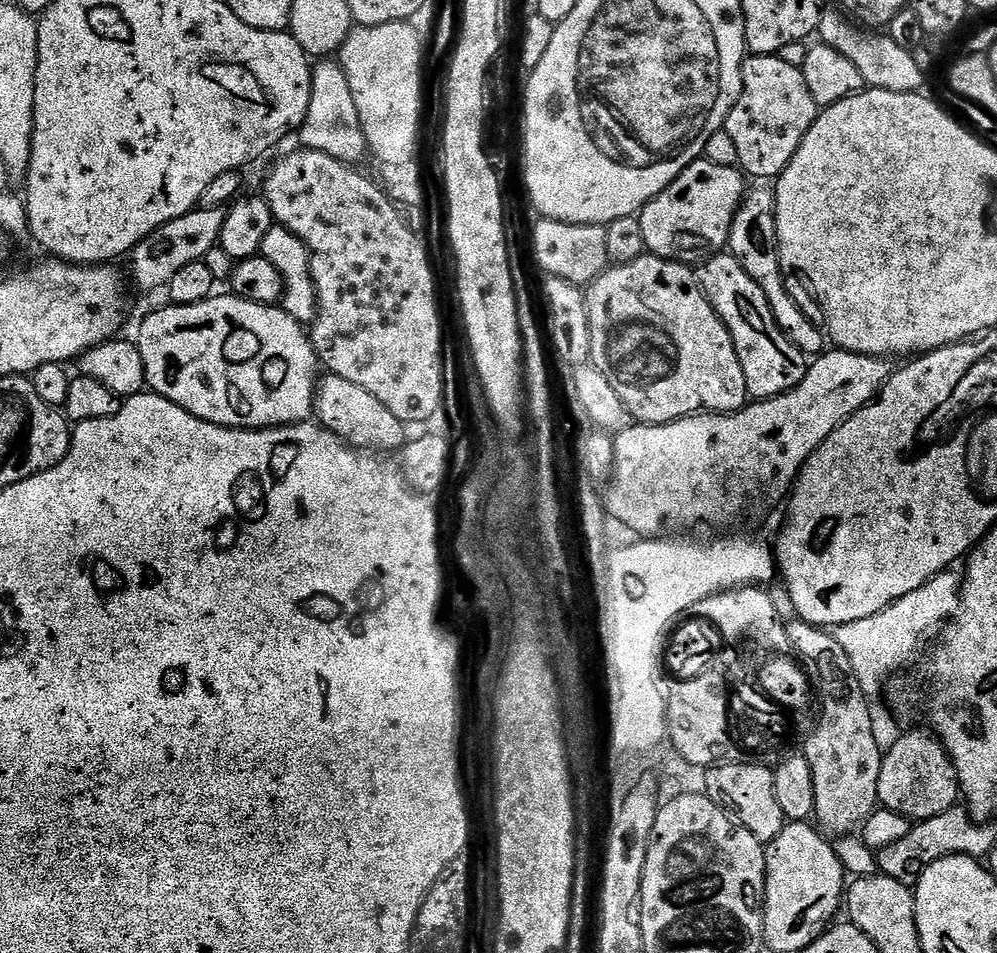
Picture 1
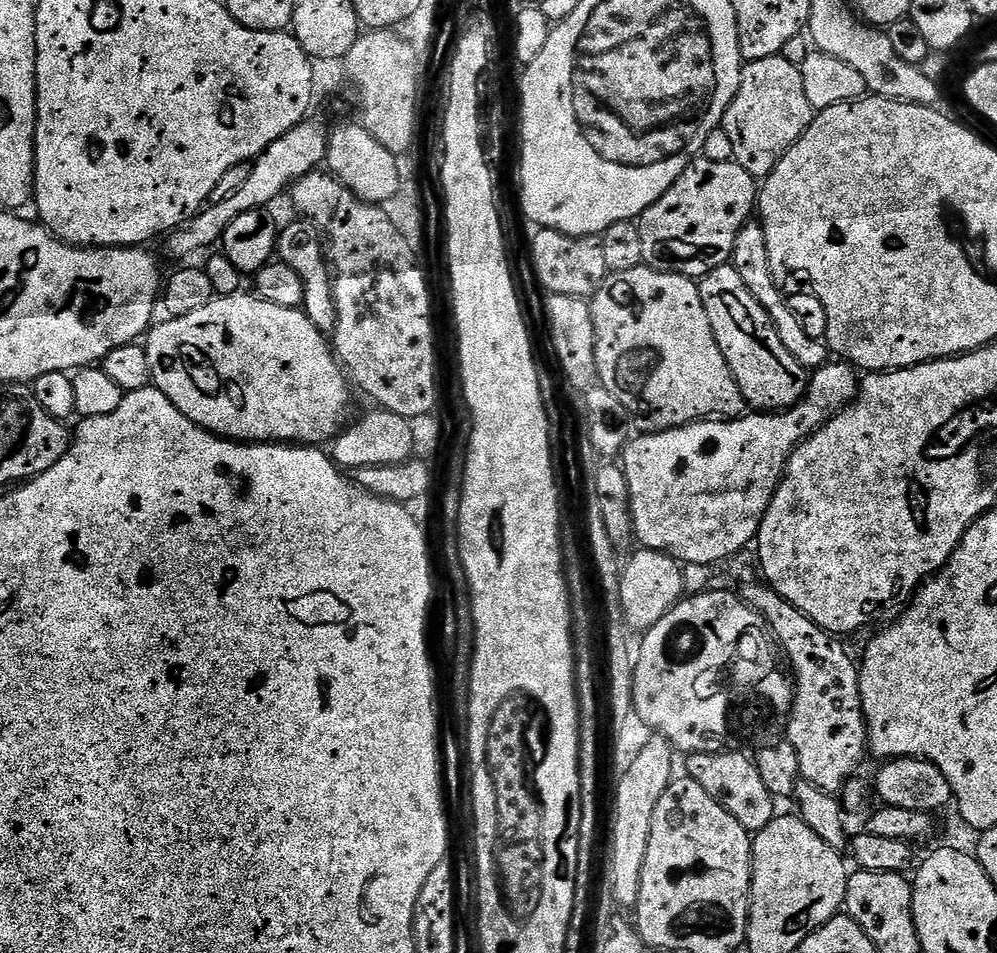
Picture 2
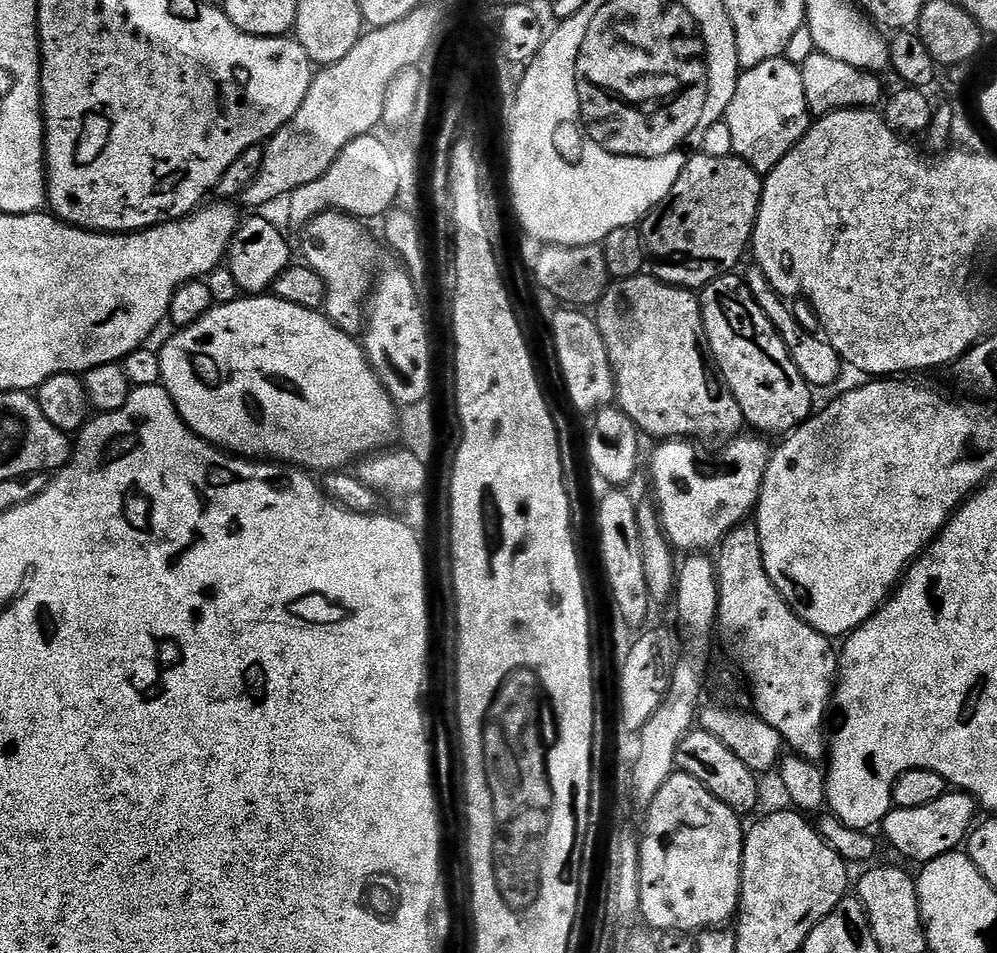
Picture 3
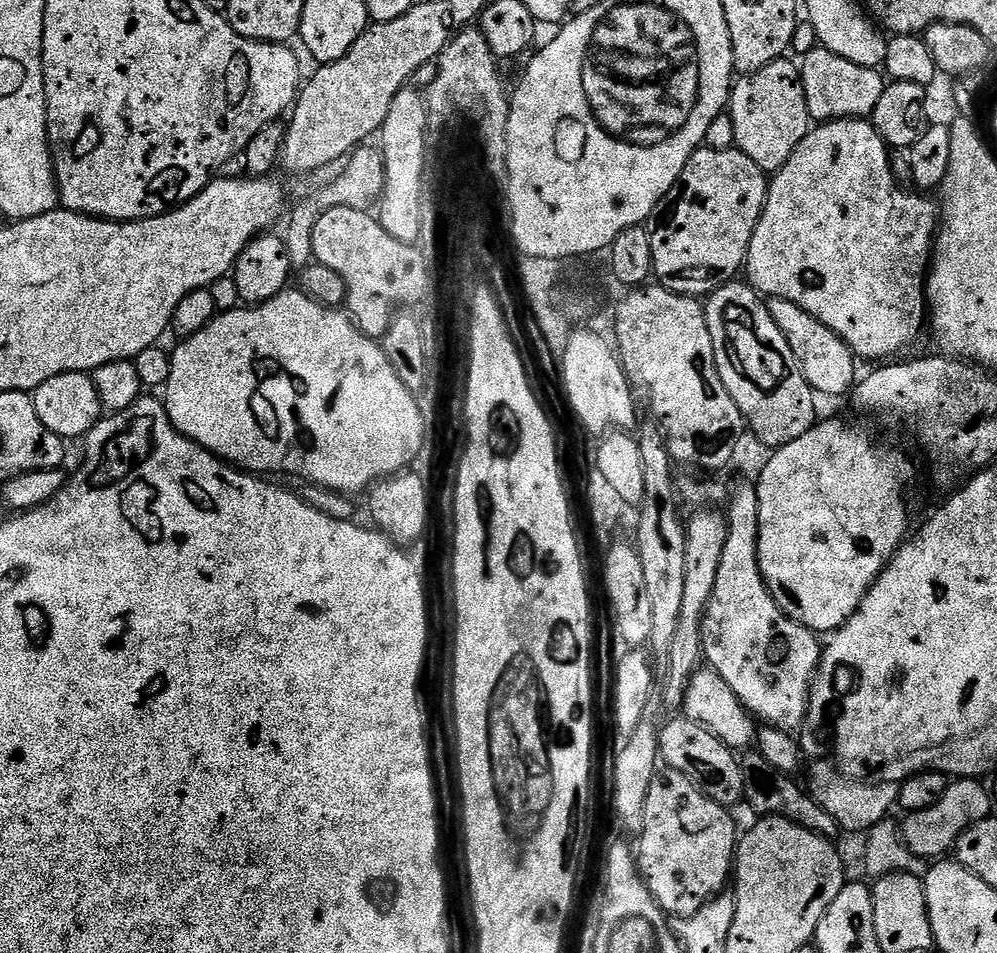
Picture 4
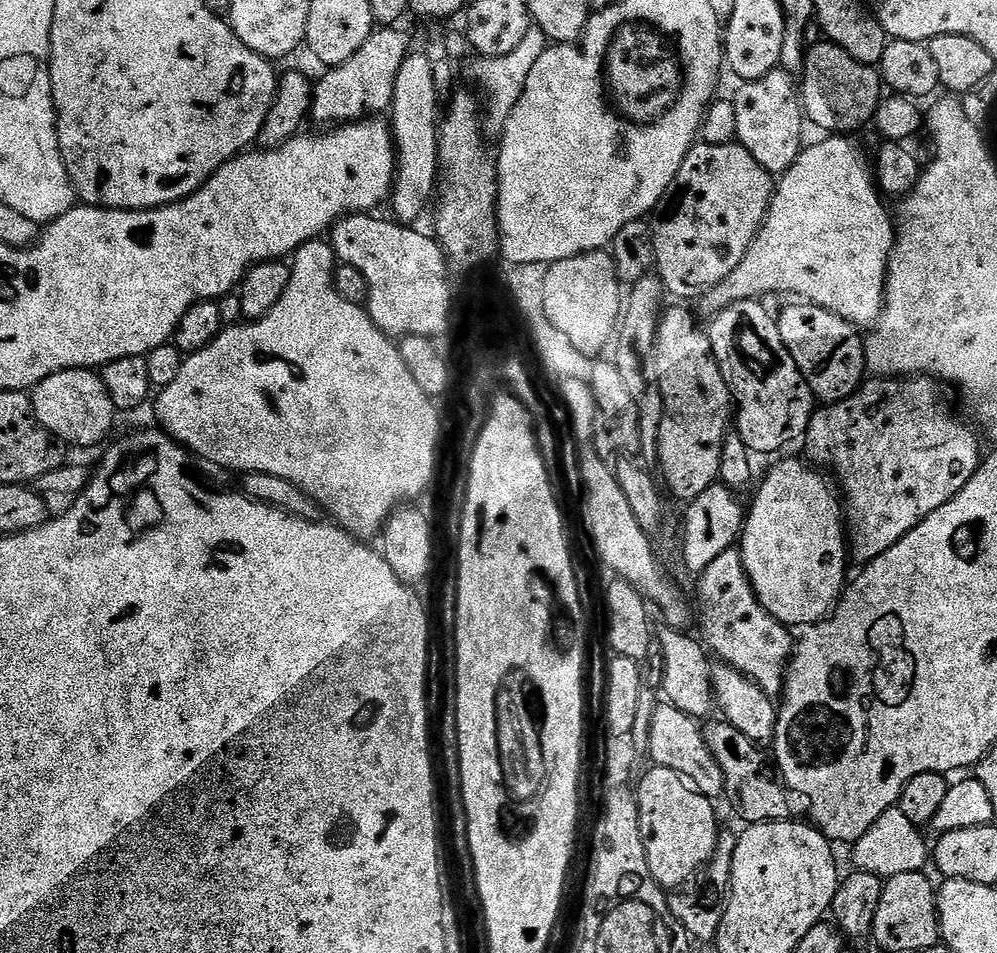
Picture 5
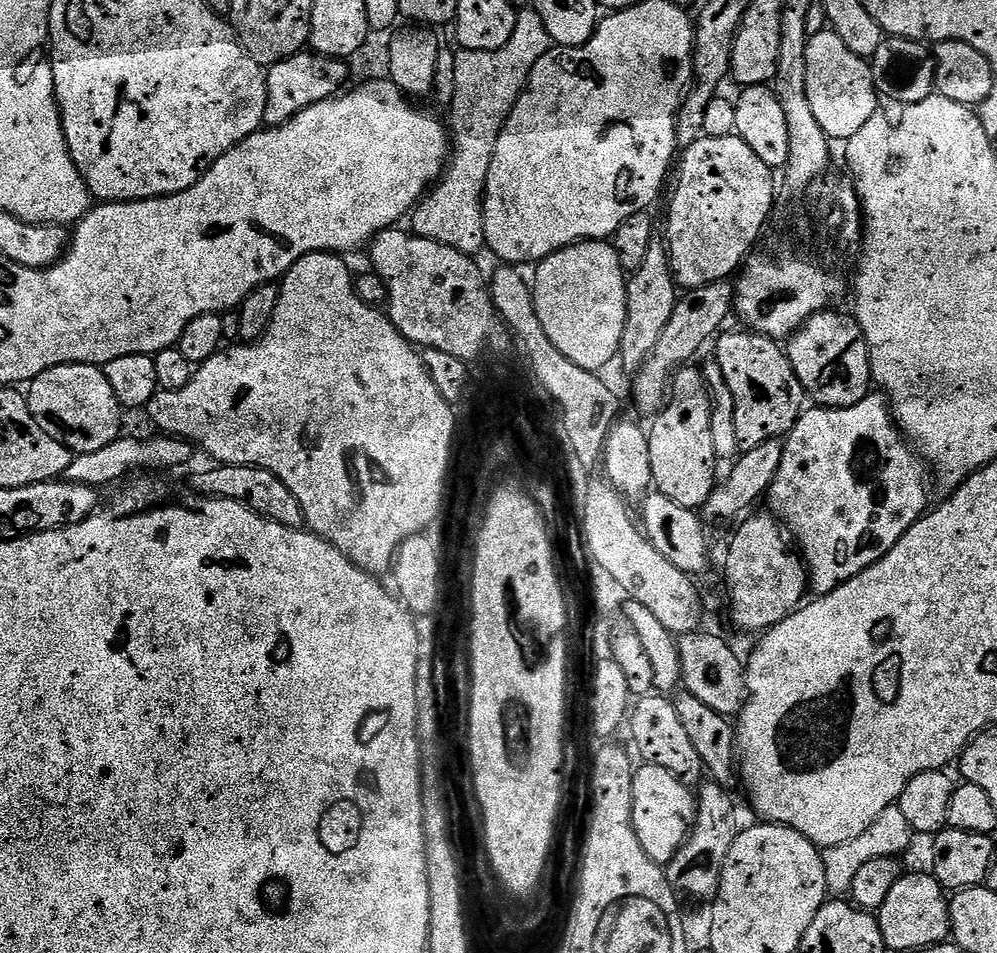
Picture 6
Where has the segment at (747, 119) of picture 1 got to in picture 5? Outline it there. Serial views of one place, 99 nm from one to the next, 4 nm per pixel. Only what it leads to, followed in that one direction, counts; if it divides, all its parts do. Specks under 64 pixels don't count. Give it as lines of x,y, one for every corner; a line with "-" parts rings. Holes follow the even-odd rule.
775,68
757,80
739,85
732,100
736,119
736,140
767,172
783,174
795,162
802,151
800,139
806,129
806,117
797,83
783,68

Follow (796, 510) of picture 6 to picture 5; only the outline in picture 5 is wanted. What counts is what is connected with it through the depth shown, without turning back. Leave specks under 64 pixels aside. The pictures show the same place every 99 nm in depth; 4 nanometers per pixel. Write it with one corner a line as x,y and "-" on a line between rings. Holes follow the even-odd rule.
927,376
868,378
853,396
821,407
821,412
819,409
812,413
802,444
808,447
807,459
817,469
827,470
838,481
846,505
850,544
855,559
857,556
860,562
873,560
890,550
890,546
914,530
918,522
934,514
938,506
946,506
946,502
950,502
950,498
954,498
954,494
958,494
958,490
962,490
962,486
966,486
966,482
970,482
980,469
981,437
975,427
972,429
966,421
959,420
952,413
952,404
944,397
943,390
941,381

